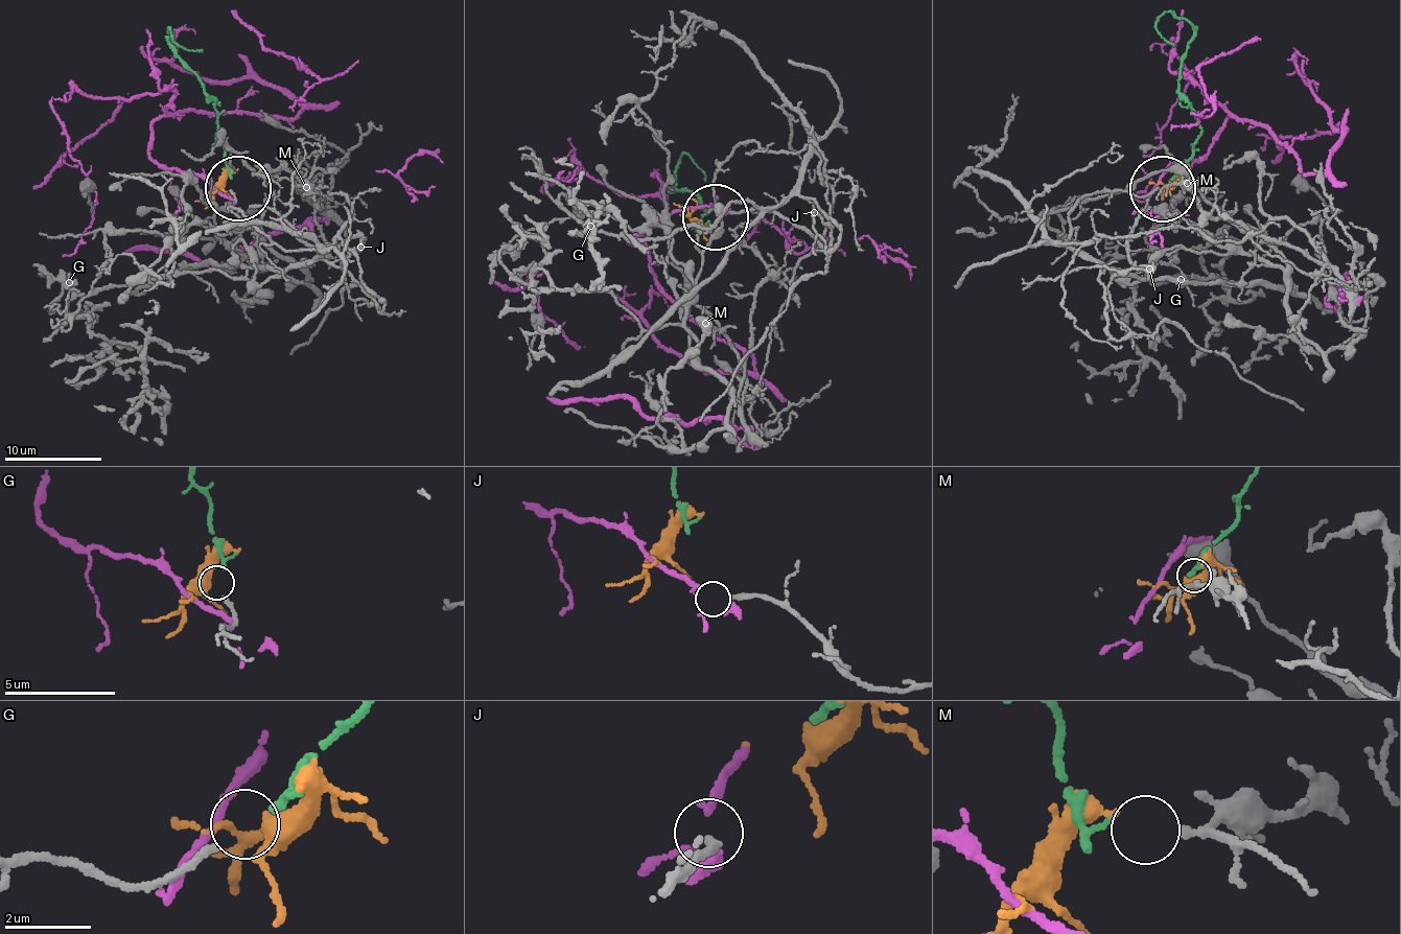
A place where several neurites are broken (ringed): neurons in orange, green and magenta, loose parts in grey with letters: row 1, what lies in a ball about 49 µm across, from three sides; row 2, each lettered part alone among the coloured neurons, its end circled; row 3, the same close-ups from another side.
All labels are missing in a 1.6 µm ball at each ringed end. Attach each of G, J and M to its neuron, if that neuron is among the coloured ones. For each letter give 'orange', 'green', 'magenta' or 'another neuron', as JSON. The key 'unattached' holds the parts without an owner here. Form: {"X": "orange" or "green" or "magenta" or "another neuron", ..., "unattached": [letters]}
{"G": "green", "J": "magenta", "M": "another neuron", "unattached": ["M"]}

